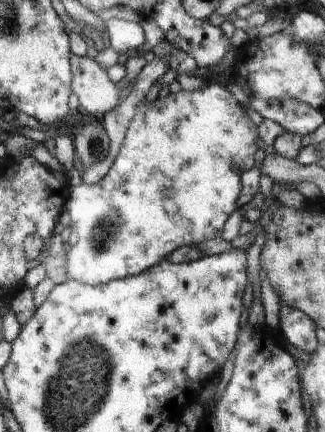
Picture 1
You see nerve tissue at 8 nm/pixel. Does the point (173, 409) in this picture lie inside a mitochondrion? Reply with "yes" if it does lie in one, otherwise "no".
no

